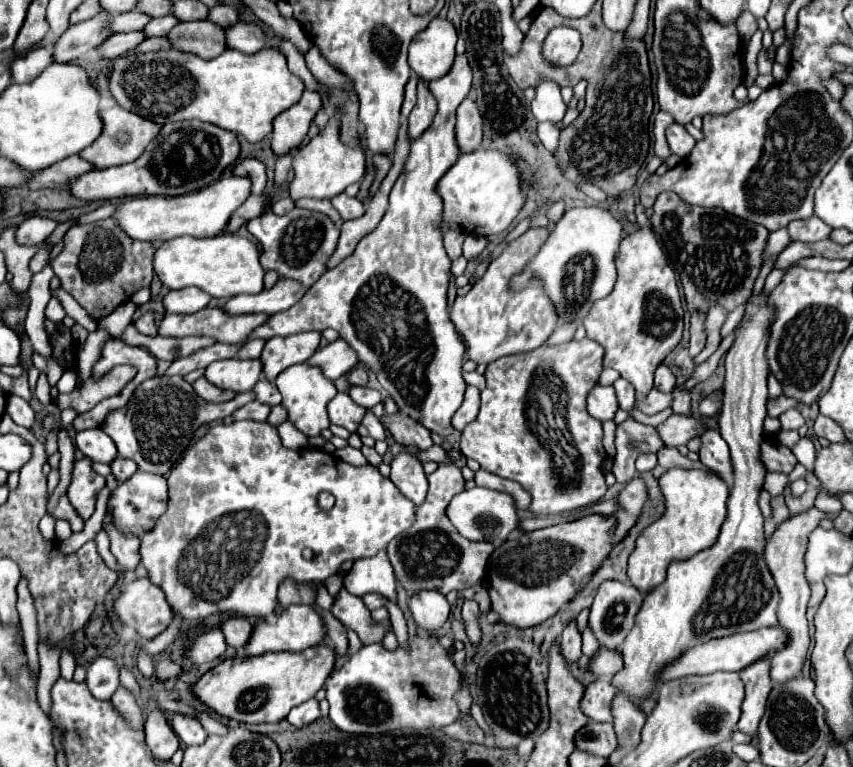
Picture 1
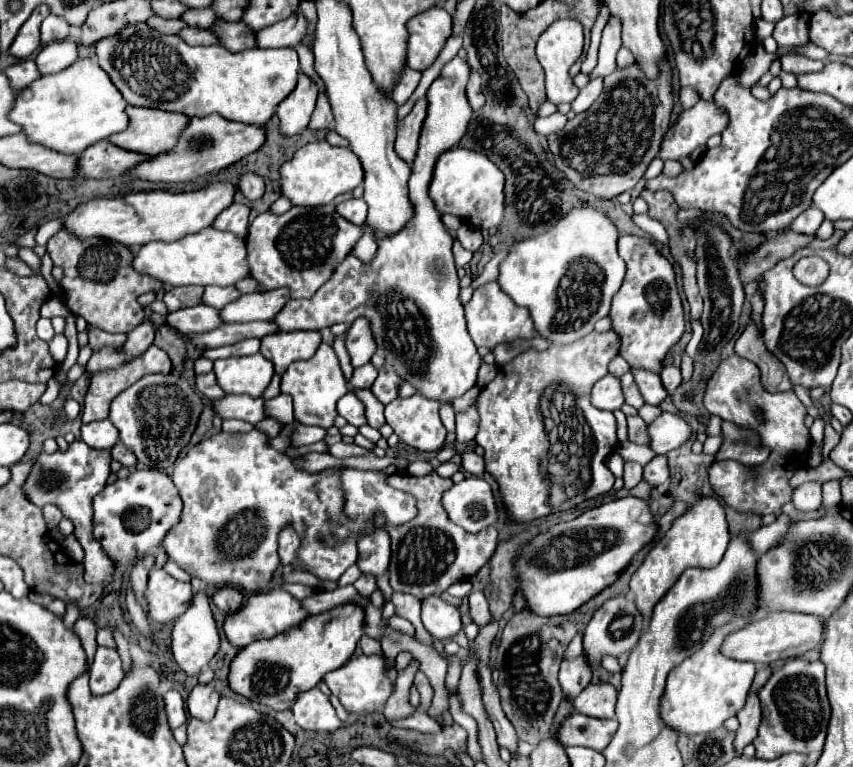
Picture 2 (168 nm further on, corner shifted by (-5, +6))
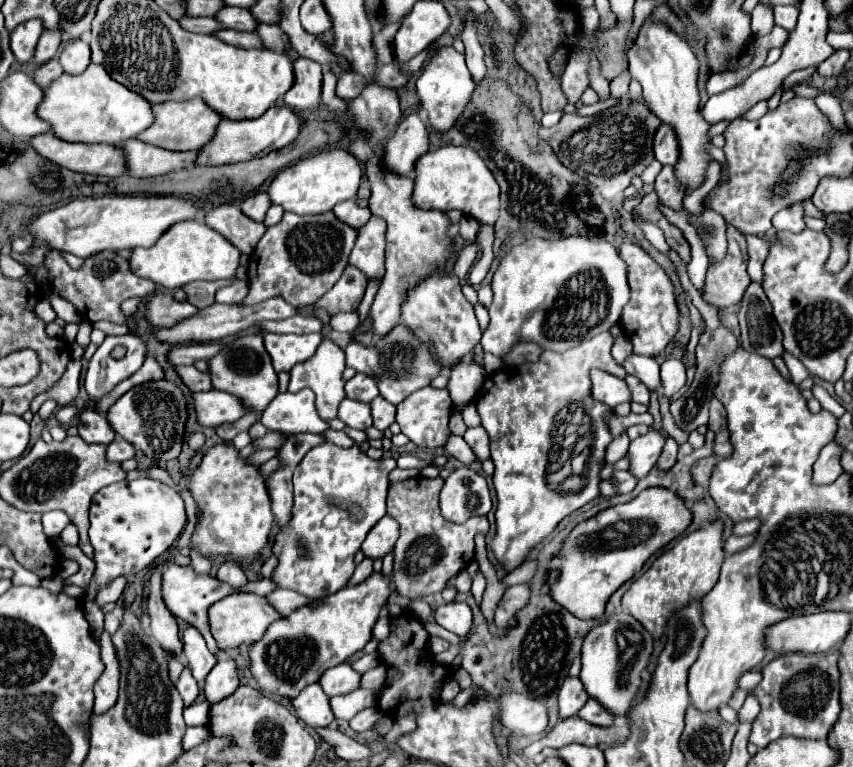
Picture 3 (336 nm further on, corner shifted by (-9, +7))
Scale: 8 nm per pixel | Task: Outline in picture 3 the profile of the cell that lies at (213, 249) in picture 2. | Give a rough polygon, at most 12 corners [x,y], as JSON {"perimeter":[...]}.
{"perimeter":[[195,220],[133,248],[133,274],[175,290],[233,278],[237,248]]}

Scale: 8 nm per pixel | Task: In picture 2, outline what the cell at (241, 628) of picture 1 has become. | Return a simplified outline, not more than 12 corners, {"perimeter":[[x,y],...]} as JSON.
{"perimeter":[[219,589],[213,603],[223,615],[233,615],[243,607],[243,593]]}

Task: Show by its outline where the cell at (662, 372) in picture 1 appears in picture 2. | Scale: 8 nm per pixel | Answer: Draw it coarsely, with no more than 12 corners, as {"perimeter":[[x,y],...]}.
{"perimeter":[[665,365],[661,371],[663,387],[673,395],[681,383],[679,367]]}

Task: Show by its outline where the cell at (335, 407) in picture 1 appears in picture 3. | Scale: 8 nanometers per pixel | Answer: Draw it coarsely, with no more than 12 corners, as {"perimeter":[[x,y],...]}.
{"perimeter":[[345,398],[337,418],[347,428],[371,426],[369,404]]}

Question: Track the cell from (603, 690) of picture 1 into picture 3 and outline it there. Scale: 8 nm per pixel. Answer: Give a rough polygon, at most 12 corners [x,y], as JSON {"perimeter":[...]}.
{"perimeter":[[593,698],[577,714],[593,726],[607,728],[613,724],[613,716]]}

